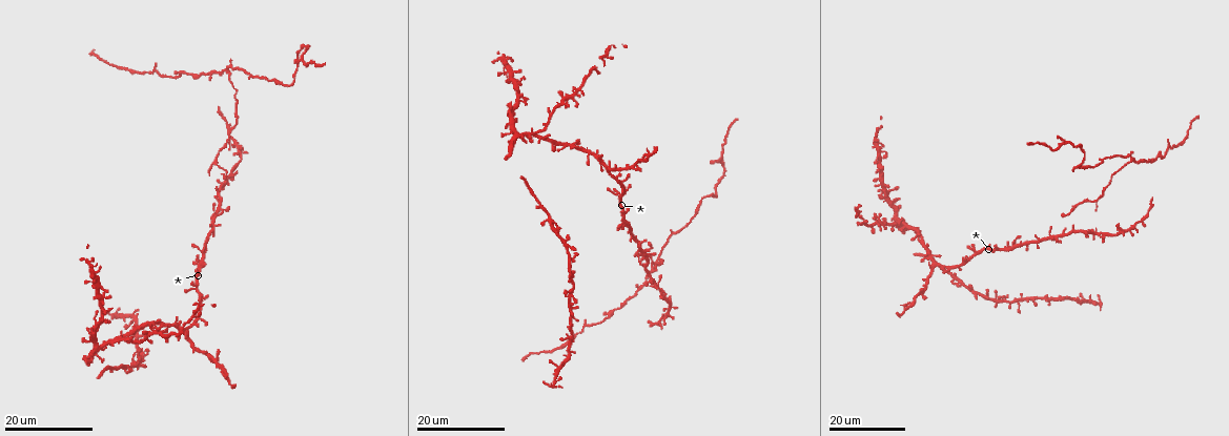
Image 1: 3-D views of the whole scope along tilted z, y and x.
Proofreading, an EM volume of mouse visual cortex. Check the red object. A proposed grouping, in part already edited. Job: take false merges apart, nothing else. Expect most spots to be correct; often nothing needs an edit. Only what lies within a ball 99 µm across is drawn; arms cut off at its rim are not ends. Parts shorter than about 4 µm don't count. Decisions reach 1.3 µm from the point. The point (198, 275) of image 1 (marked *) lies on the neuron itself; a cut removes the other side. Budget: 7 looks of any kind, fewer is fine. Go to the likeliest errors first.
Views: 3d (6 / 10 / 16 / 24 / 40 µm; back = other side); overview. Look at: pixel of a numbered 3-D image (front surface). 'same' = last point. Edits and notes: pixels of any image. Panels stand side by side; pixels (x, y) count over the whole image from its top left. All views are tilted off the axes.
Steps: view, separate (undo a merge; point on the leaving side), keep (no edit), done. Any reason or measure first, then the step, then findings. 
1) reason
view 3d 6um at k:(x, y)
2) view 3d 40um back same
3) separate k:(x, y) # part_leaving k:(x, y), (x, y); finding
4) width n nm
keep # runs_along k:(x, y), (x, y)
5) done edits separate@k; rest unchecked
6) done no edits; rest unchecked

three-way junction
view 3d 24um at 1:(217, 163)

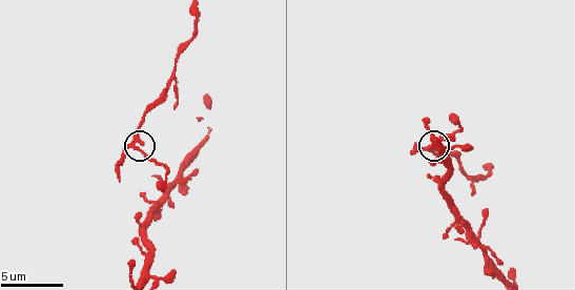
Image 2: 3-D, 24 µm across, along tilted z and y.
view 3d 10um at 2:(139, 148)

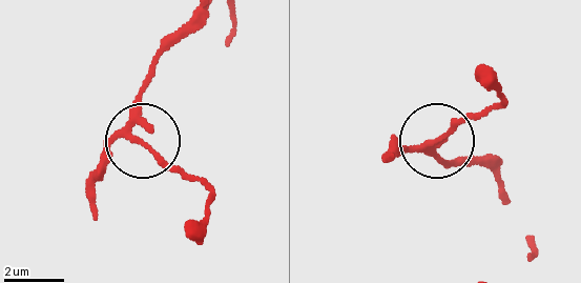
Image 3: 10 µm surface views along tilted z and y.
width 190 nm
keep # continuous, no second neuron

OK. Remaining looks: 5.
four or more arms meet
view 3d 24um at 1:(117, 342)

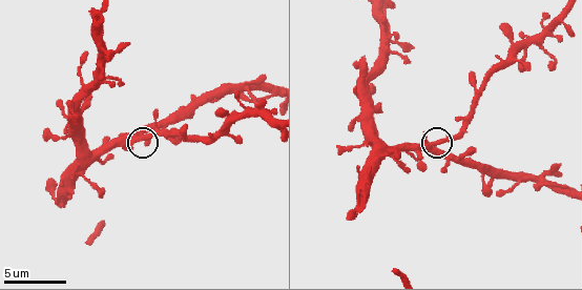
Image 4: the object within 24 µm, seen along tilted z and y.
zoom in
view 3d 10um at 4:(142, 139)

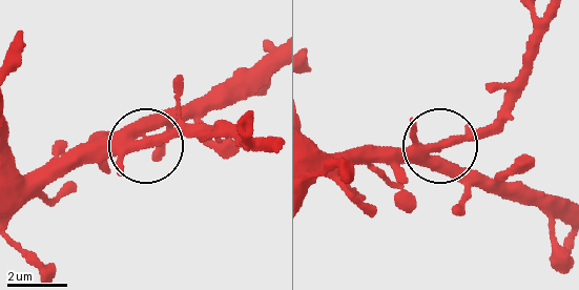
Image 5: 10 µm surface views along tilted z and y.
width 320 nm
keep # one neuron here

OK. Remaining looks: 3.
three-way junction
view 3d 16um at 1:(653, 272)

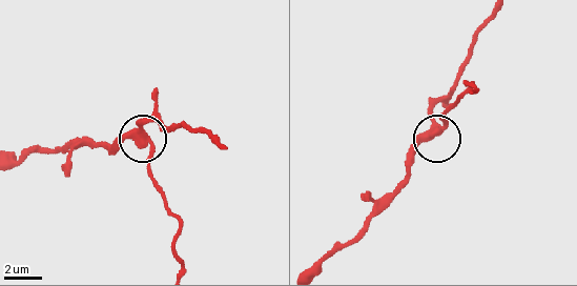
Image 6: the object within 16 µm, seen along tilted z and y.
view 3d 6um at 6:(137, 132)

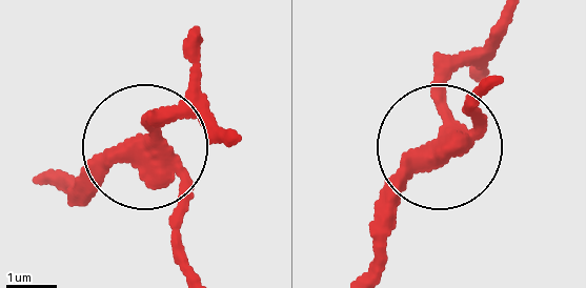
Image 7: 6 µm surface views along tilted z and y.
width 340 nm
keep # continuous, no second neuron

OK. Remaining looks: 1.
done no edits; rest unchecked

